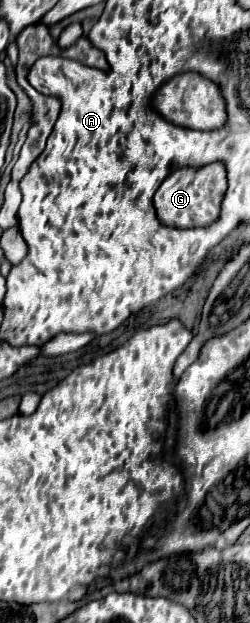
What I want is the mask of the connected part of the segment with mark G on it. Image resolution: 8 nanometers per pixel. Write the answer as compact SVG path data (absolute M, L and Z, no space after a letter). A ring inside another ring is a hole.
M222 162L206 164L202 168L174 168L154 194L154 208L158 220L174 228L210 226L220 216L222 194L226 194L226 188L226 166Z

